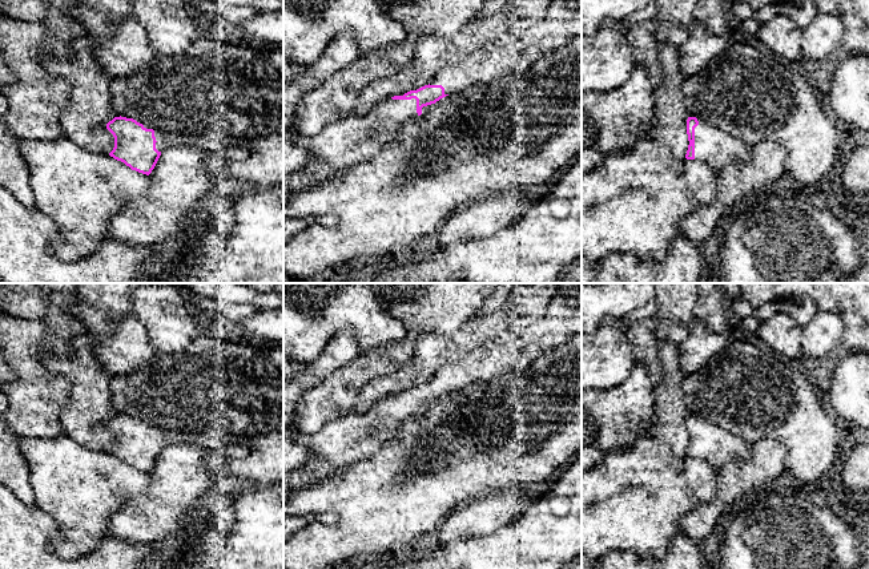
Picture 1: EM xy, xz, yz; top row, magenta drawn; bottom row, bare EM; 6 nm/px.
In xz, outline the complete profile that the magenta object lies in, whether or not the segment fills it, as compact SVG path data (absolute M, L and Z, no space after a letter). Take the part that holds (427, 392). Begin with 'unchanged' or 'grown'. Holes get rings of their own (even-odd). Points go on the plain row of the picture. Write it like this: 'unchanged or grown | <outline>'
grown | M429 382L382 399L366 412L353 409L318 432L298 433L294 441L307 447L314 457L305 467L283 473L283 504L297 491L321 484L338 469L370 459L398 435L402 423L417 420L427 403L446 394L442 383Z

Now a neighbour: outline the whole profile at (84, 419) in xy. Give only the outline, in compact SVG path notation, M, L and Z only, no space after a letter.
M89 334L69 338L69 354L59 358L53 354L43 356L43 366L48 375L63 376L69 380L68 404L60 413L60 425L67 436L93 451L109 452L114 445L114 435L106 421L117 415L112 405L109 378L110 374L98 363Z

